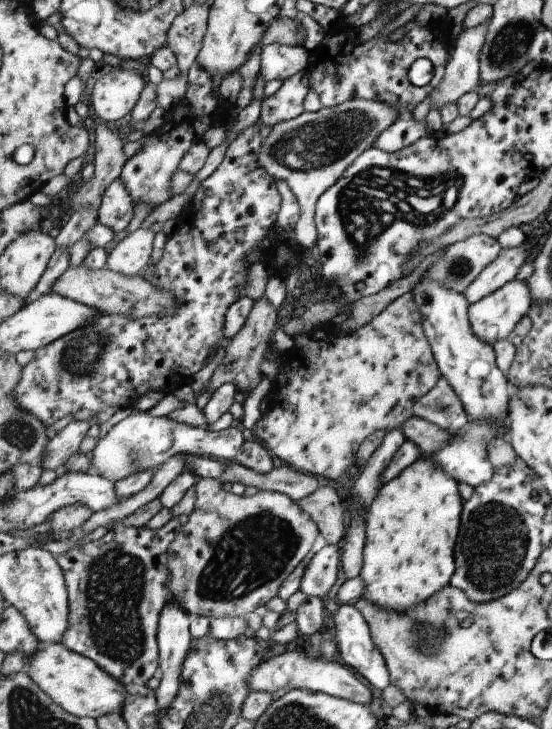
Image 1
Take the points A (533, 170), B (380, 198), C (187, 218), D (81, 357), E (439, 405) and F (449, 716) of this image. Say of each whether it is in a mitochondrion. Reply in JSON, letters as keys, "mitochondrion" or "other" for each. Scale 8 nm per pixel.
{"A":"other","B":"mitochondrion","C":"other","D":"mitochondrion","E":"mitochondrion","F":"other"}

